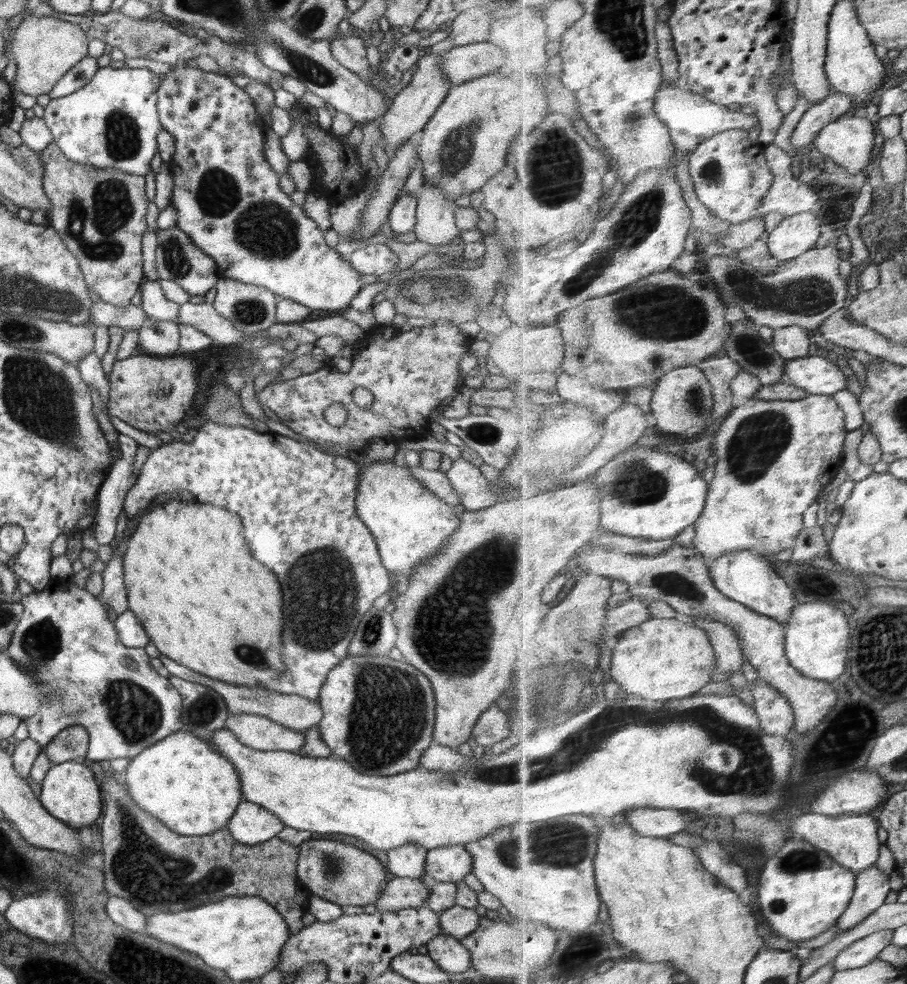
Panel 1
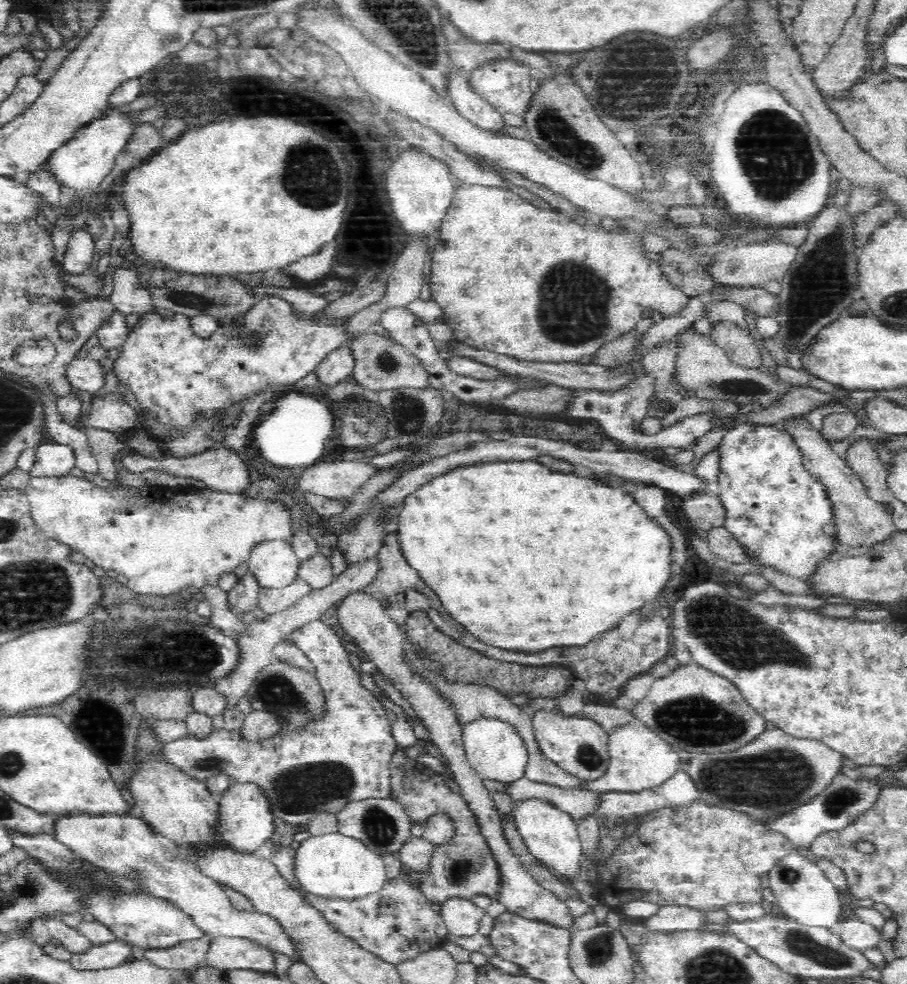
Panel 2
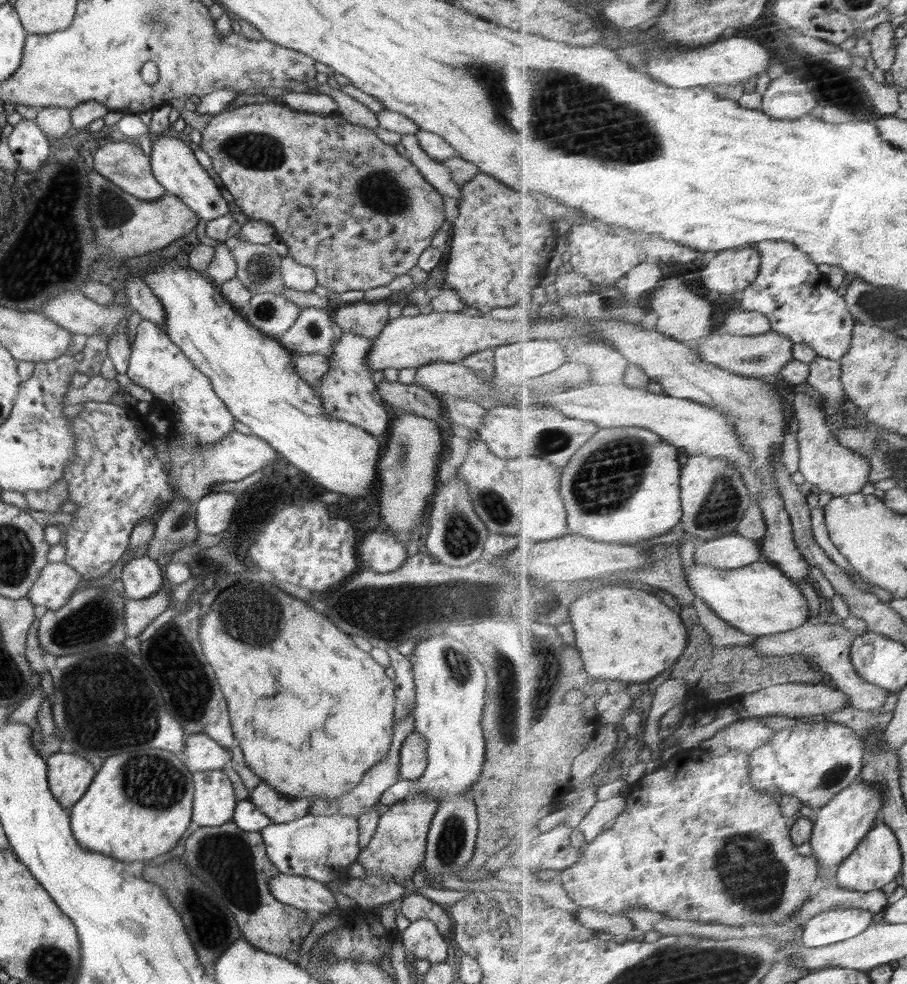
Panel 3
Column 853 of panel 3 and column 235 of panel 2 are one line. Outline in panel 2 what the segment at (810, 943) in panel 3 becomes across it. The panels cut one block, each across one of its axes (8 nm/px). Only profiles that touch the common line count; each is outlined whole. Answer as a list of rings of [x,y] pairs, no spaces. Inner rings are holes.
[[[82,811],[56,813],[51,835],[60,845],[72,850],[74,856],[86,858],[106,871],[116,875],[133,875],[140,871],[147,884],[147,896],[172,903],[192,919],[203,935],[243,938],[274,954],[286,956],[292,963],[304,961],[303,951],[282,922],[255,909],[240,911],[234,908],[229,898],[220,891],[217,882],[206,877],[193,864],[168,854],[139,815],[101,815]]]

